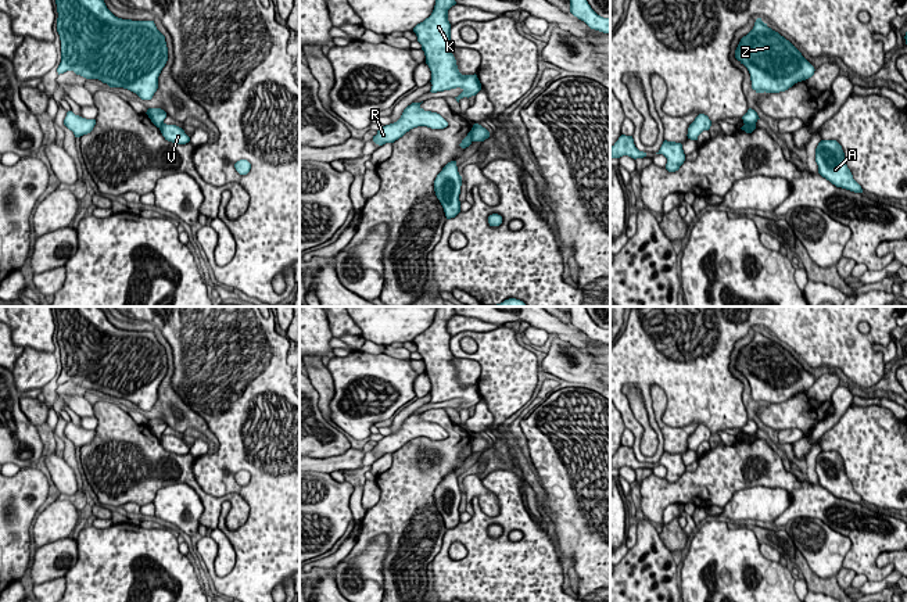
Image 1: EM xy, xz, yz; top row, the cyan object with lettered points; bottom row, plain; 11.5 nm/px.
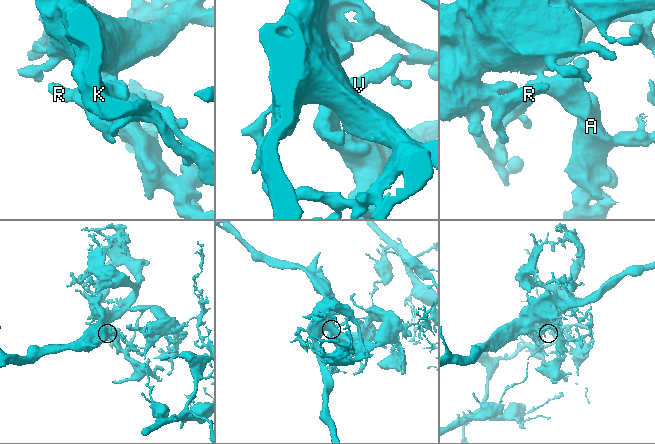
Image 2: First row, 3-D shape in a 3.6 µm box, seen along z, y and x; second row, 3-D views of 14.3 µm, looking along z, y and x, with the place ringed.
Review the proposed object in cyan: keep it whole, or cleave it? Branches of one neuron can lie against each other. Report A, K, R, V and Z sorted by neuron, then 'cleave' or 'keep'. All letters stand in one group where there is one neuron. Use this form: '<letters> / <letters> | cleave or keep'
A K R Z / V | cleave

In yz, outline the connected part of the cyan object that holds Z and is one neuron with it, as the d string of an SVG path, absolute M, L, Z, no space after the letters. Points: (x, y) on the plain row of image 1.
M757 329L753 340L741 350L735 361L735 369L748 379L752 399L756 404L785 402L795 394L811 388L815 381L789 351L768 338L761 329Z

